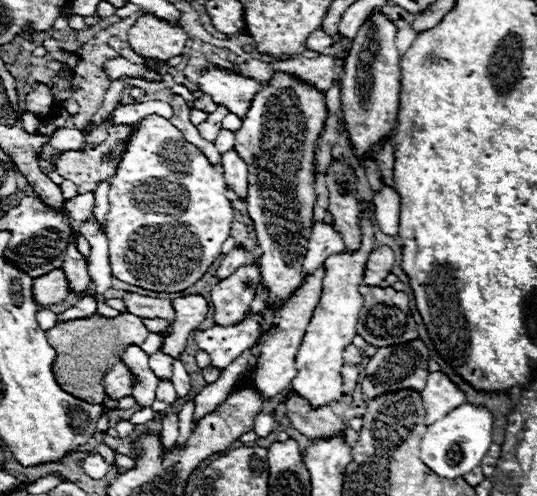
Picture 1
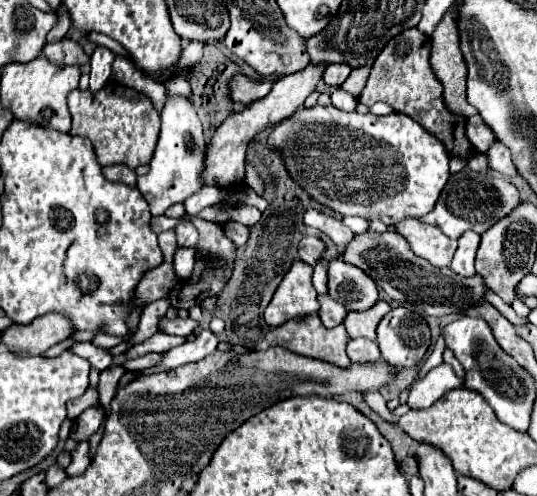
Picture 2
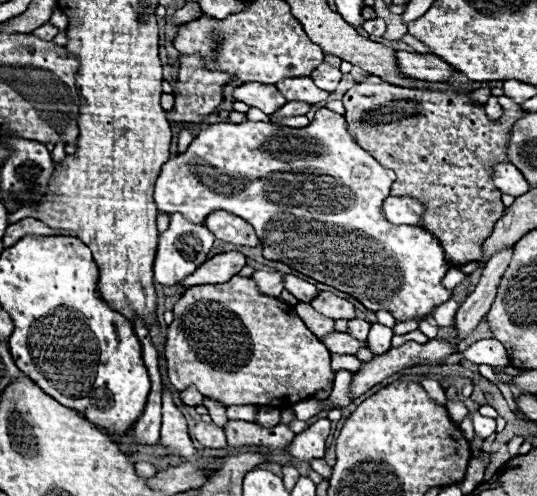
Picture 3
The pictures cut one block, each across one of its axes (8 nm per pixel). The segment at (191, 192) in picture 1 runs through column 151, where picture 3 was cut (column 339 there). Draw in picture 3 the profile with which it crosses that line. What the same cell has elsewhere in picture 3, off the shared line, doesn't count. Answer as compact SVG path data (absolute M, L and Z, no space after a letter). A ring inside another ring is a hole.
M320 108L314 120L306 128L288 128L270 122L218 122L202 128L186 152L170 158L156 178L154 202L160 212L180 212L192 224L204 224L206 216L216 210L226 210L250 222L264 246L264 258L284 262L290 268L334 286L354 298L358 298L368 310L388 310L398 320L430 316L432 308L452 296L440 280L446 276L450 266L446 264L440 242L418 226L396 226L382 216L382 202L390 196L390 184L396 174L390 168L382 168L366 150L352 142L346 130L344 116ZM310 168L310 170L308 170ZM322 170L322 172L312 172ZM290 172L290 182L282 182L284 174ZM300 174L300 176L292 176ZM312 176L312 178L310 178ZM316 176L332 176L338 184L316 184ZM280 180L280 182L276 182ZM322 200L322 202L320 202ZM328 200L328 202L326 202ZM284 214L284 216L278 216ZM312 224L324 224L330 232L306 232ZM346 232L346 234L344 234ZM350 232L350 234L348 234ZM332 246L332 248L328 248Z

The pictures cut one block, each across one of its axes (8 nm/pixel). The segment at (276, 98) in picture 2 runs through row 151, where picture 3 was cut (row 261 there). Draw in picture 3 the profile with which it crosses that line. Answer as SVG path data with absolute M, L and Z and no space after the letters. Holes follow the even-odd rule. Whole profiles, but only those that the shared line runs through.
M224 252L206 260L194 274L190 274L182 286L190 288L196 284L222 284L228 282L246 266L246 256L240 252Z

